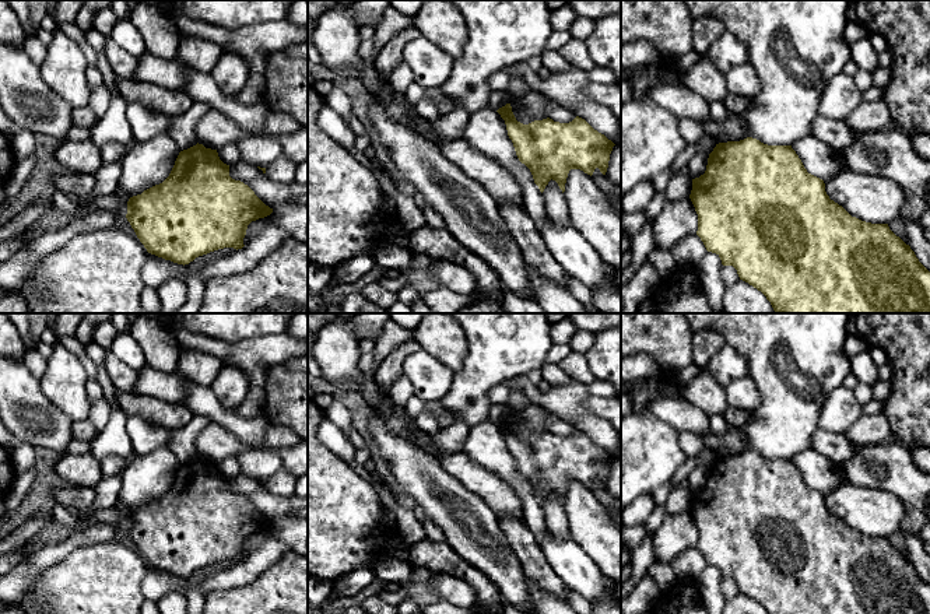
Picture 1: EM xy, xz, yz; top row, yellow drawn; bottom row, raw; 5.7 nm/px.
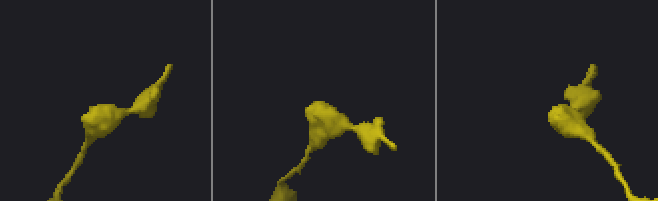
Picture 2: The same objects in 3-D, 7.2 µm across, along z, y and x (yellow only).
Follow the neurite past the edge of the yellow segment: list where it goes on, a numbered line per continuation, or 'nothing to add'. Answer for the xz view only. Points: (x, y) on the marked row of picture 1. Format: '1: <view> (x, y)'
nothing to add

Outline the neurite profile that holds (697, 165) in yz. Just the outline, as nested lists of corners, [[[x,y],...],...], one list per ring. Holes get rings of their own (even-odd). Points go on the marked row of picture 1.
[[[696,152],[688,164],[689,178],[695,179],[705,173],[709,155],[705,152]]]

